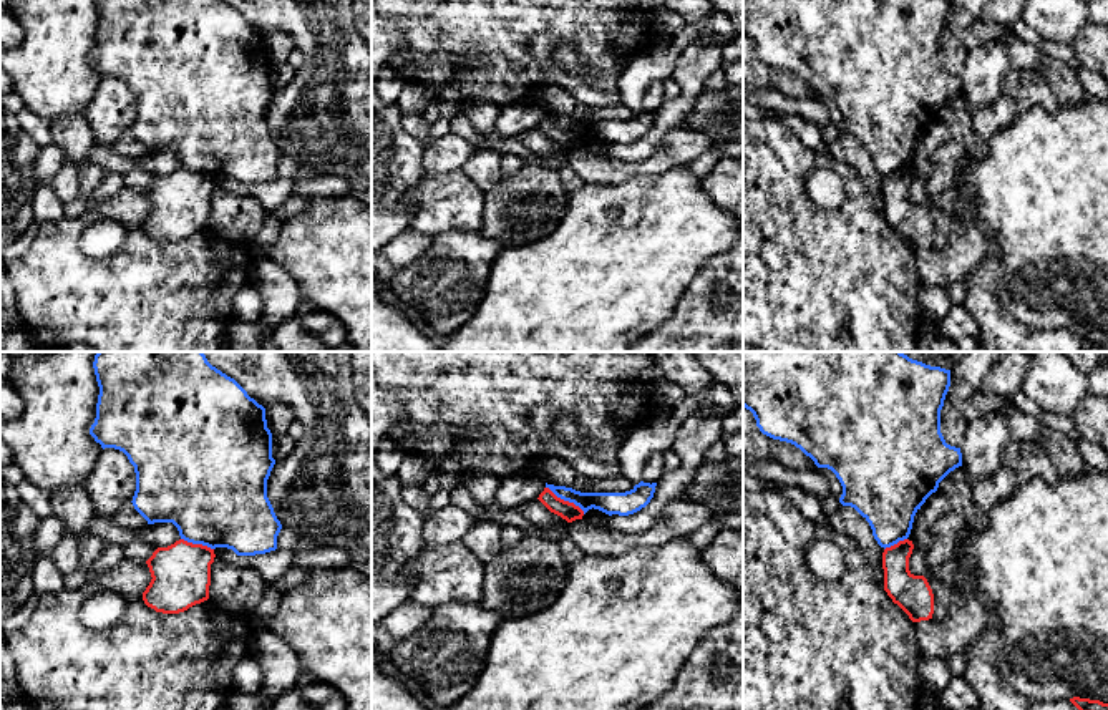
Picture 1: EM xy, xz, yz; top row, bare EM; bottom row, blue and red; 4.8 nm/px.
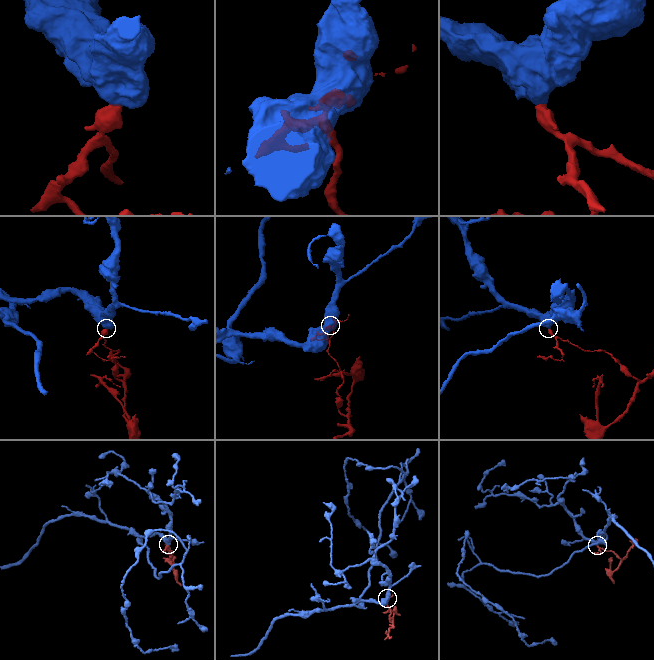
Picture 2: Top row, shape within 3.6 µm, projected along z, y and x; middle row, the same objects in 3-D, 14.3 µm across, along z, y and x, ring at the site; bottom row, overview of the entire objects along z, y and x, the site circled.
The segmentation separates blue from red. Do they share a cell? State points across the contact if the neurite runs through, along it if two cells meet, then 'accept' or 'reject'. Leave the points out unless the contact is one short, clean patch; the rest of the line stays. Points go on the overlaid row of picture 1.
border xz (546, 486), (558, 496), (573, 501), (584, 513); reject

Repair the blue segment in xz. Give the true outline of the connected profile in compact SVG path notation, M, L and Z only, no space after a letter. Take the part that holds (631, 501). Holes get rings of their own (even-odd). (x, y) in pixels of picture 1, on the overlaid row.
M640 481L630 491L625 493L581 493L572 488L554 486L546 483L546 488L549 488L557 498L574 503L584 511L584 514L594 508L609 516L629 516L640 511L654 498L655 486L657 483L650 484Z

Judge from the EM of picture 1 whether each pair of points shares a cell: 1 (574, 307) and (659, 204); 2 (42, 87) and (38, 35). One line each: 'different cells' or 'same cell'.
1: same cell
2: same cell

